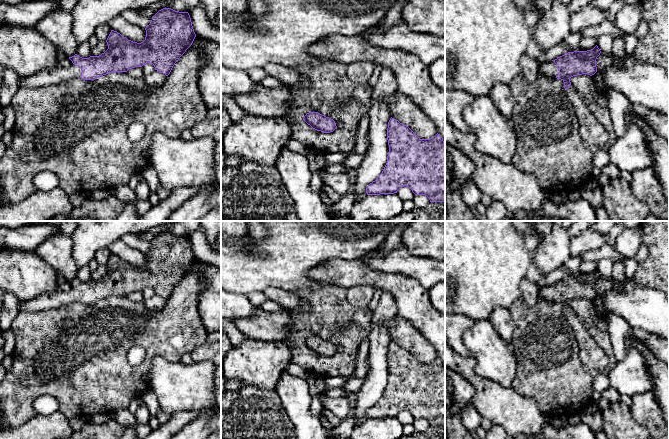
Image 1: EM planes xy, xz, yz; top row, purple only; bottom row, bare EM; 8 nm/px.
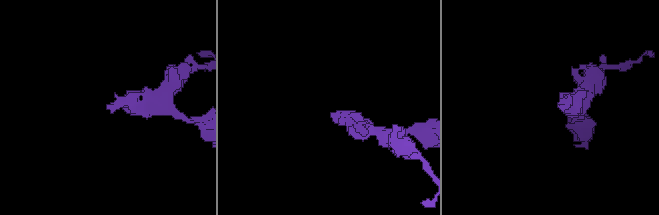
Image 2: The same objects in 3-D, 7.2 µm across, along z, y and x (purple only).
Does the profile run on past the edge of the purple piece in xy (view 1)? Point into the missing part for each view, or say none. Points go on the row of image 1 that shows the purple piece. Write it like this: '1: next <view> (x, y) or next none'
1: next xy (63, 71)

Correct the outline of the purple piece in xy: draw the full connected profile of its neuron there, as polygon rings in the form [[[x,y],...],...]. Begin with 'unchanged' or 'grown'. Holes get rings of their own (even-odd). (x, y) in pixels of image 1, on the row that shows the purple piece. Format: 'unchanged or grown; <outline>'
grown; [[[171,8],[159,10],[145,30],[146,37],[141,43],[111,30],[106,40],[108,49],[101,55],[82,58],[75,54],[53,67],[20,78],[19,88],[57,85],[74,78],[94,80],[111,72],[127,72],[147,63],[168,76],[196,37],[189,13]]]

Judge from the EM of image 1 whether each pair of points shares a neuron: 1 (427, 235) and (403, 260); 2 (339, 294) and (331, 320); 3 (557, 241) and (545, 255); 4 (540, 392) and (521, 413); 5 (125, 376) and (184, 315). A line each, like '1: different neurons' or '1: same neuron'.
1: different neurons
2: same neuron
3: same neuron
4: different neurons
5: same neuron

